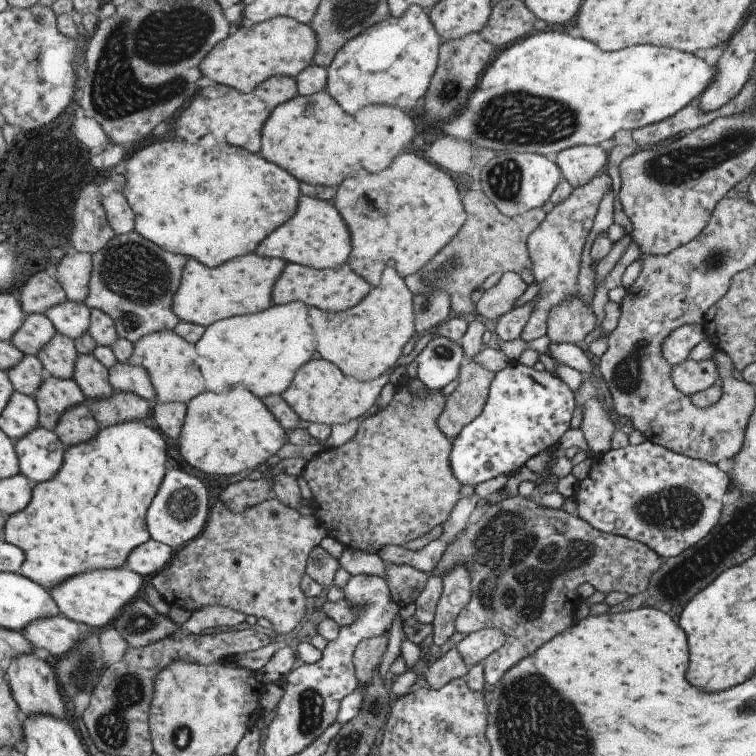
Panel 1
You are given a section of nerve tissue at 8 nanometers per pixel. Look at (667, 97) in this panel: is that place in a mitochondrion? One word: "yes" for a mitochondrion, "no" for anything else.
no

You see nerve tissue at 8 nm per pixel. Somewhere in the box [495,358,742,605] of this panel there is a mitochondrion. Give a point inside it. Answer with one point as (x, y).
(679, 508)

